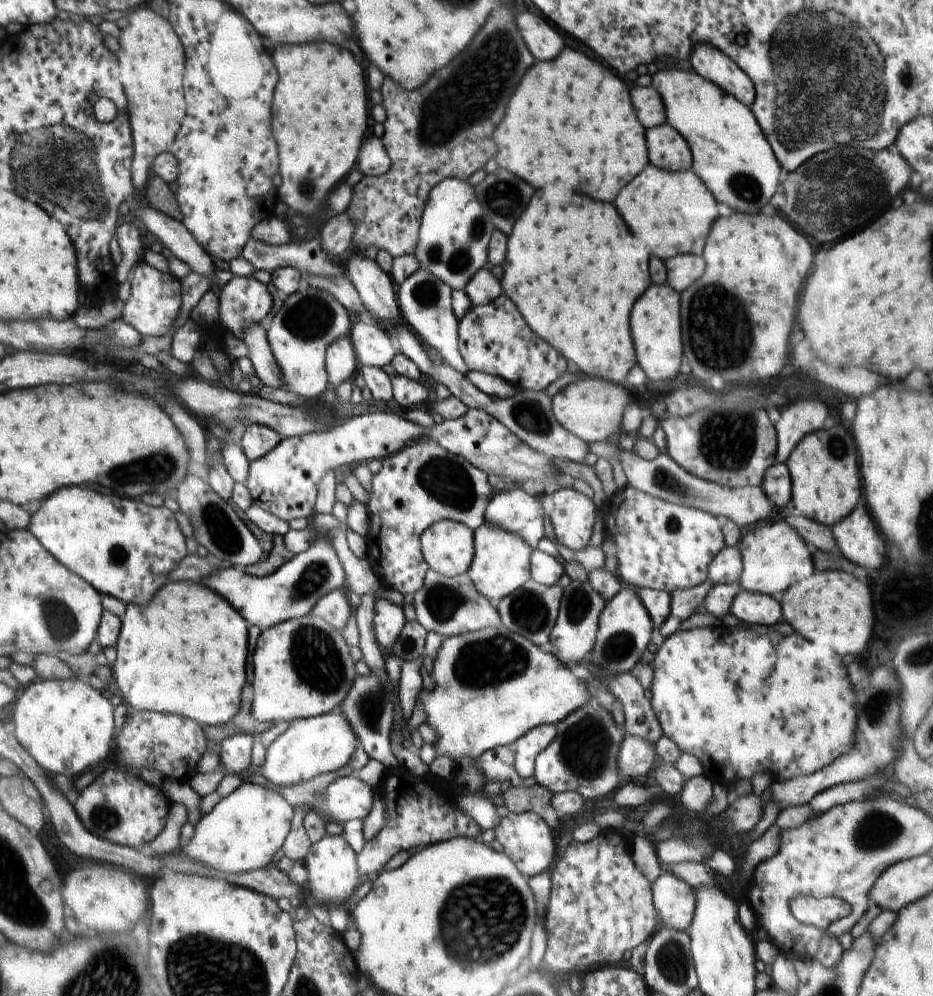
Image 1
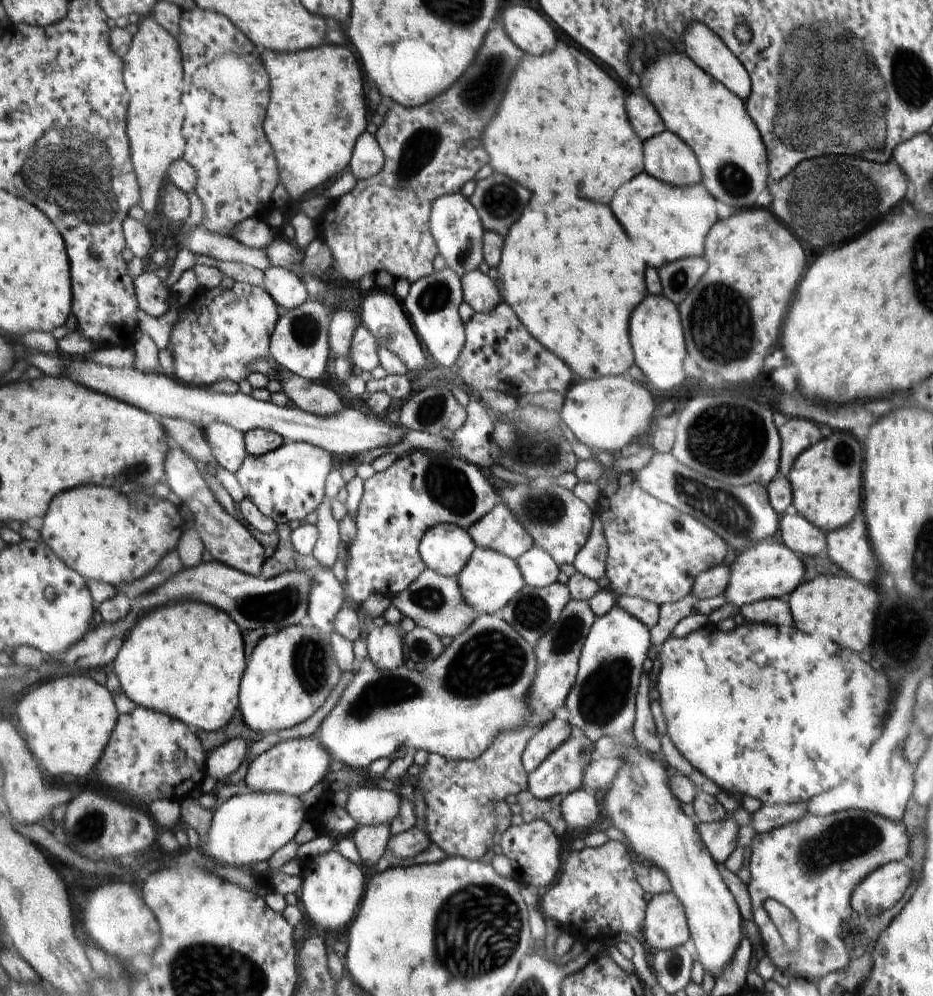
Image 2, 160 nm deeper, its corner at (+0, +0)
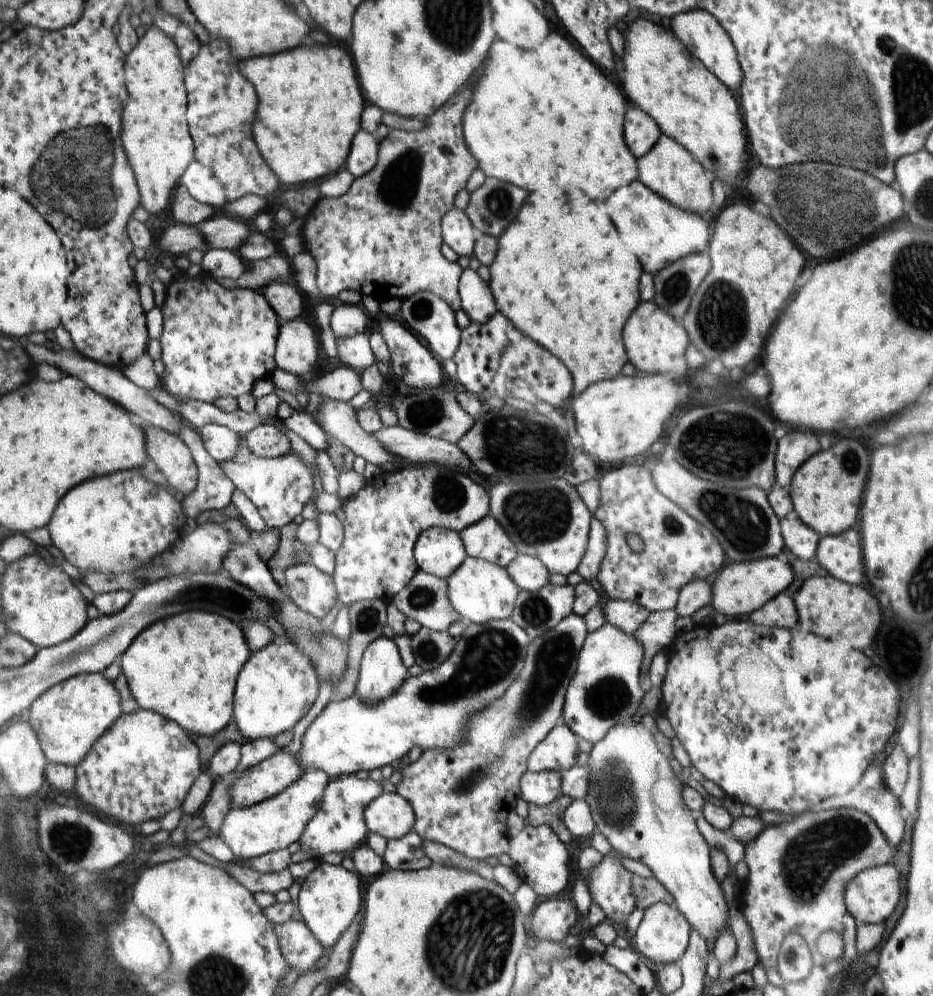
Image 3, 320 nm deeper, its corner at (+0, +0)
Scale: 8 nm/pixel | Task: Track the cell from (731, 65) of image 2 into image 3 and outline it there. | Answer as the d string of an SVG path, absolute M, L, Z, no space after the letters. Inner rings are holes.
M694 10L683 12L680 15L673 16L671 20L672 32L676 34L678 40L682 41L687 49L698 59L705 67L722 81L732 92L739 92L744 84L744 72L740 66L739 58L728 36L725 28L710 14L704 10Z

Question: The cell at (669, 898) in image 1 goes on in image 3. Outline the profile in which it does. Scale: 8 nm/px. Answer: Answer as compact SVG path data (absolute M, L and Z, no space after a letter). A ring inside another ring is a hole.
M657 902L644 910L644 916L634 935L634 947L638 954L662 966L668 963L675 964L689 948L688 934L692 934L692 928L689 921L684 920L684 915L672 905Z

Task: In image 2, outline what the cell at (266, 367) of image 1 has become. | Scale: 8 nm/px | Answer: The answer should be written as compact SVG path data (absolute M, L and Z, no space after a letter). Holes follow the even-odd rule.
M294 374L286 381L279 382L284 386L286 396L307 413L331 417L347 407L343 398L332 387L314 383Z

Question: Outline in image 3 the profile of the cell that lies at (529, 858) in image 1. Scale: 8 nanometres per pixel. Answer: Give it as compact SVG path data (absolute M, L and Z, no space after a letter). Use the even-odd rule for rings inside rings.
M548 825L525 826L520 834L510 840L510 850L507 854L513 862L511 868L523 883L532 887L538 896L552 898L552 896L560 894L570 884L570 870L568 869L570 855L568 855L566 846L560 842Z

